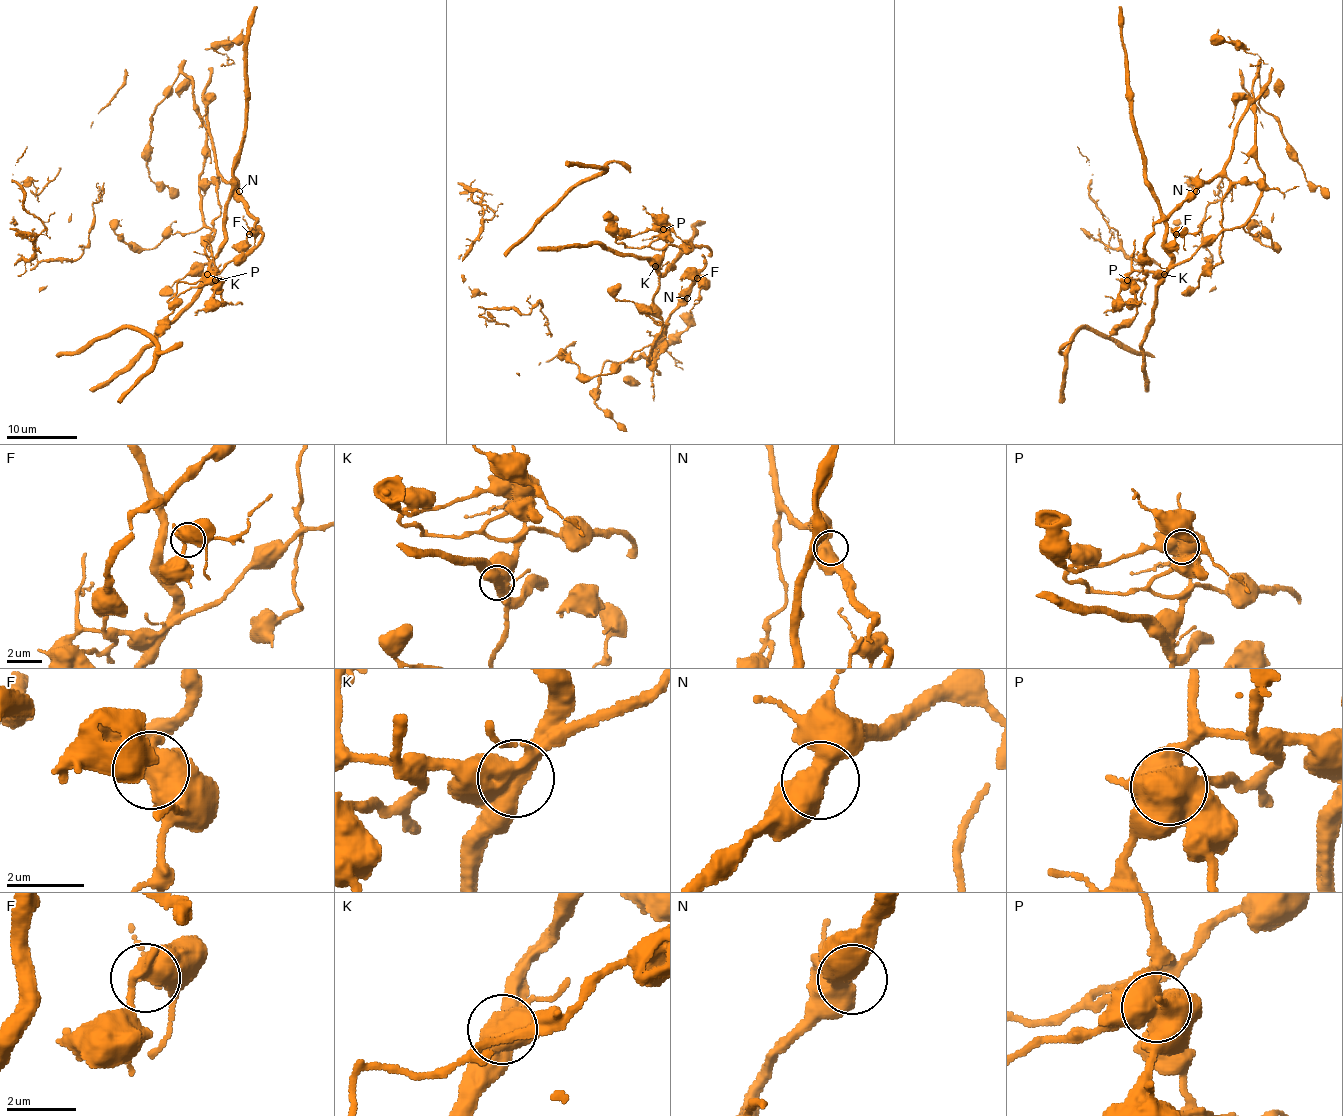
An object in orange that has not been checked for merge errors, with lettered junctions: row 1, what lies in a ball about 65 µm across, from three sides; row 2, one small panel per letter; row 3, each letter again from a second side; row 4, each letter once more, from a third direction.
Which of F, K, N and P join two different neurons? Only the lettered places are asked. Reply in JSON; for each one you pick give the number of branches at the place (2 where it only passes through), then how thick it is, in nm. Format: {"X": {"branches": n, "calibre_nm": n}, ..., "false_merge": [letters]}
{"K": {"branches": 3, "calibre_nm": 550}, "P": {"branches": 5, "calibre_nm": 600}, "false_merge": ["K", "P"]}

